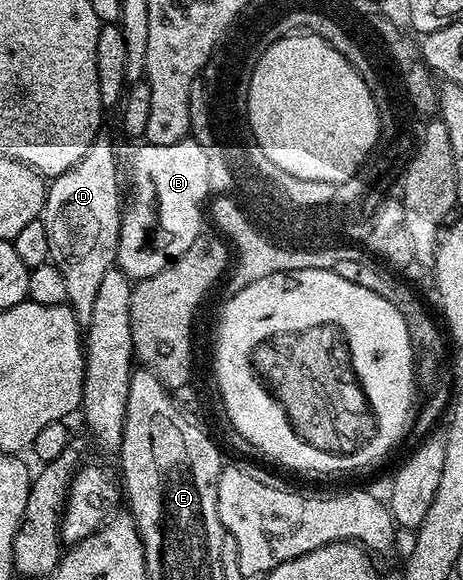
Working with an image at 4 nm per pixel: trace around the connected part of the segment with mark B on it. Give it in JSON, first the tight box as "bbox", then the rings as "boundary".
{"bbox":[116,139,210,279],"boundary":[[[186,139],[179,143],[166,145],[150,145],[141,143],[133,153],[133,166],[129,169],[127,185],[133,190],[128,190],[127,200],[123,205],[121,214],[121,238],[117,248],[116,268],[122,269],[131,279],[150,277],[169,262],[174,261],[195,239],[203,232],[204,223],[207,221],[207,202],[210,200],[209,175],[210,150],[200,145],[198,141]]]}

